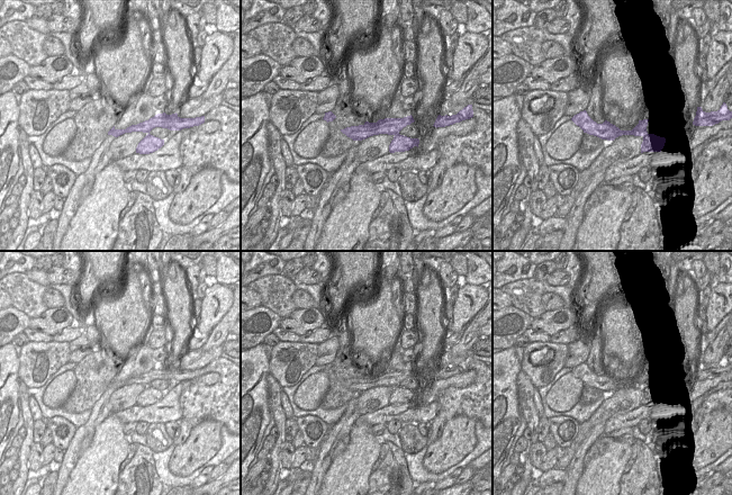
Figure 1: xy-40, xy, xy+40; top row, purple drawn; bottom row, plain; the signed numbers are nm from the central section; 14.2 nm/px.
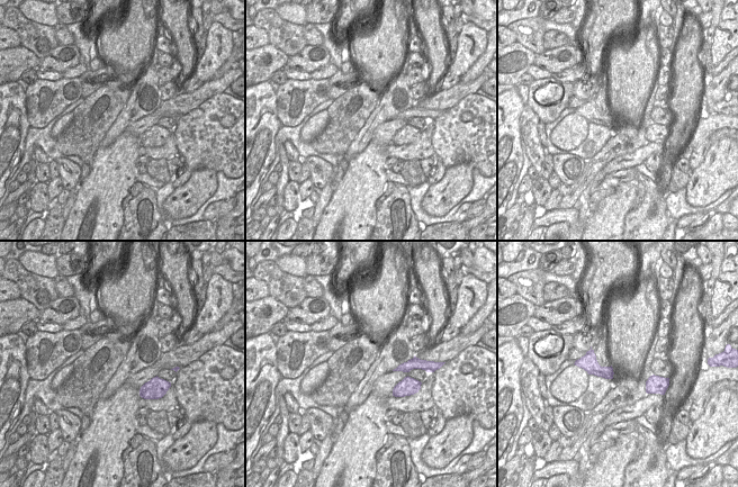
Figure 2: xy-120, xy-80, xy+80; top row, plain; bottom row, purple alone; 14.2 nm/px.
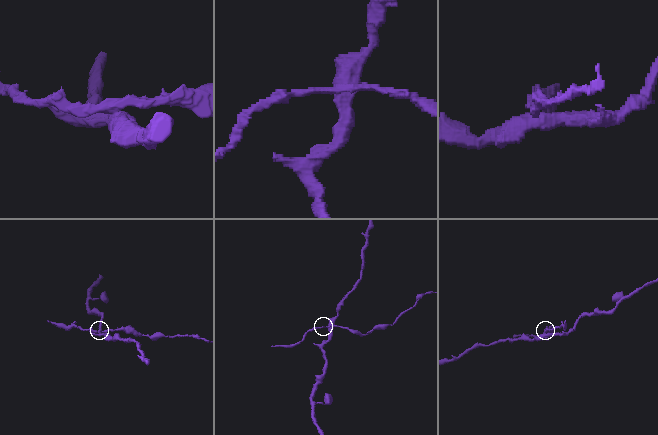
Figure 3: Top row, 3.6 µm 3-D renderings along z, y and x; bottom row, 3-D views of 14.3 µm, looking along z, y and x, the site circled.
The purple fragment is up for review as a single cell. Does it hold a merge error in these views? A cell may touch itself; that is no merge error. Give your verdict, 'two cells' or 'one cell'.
two cells

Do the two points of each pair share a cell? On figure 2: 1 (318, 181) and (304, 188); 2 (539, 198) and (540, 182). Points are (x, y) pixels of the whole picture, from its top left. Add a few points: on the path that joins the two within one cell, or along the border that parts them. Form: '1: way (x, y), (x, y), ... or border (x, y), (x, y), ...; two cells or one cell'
1: border (309, 178), (314, 186); two cells
2: way (540, 195), (540, 186); one cell

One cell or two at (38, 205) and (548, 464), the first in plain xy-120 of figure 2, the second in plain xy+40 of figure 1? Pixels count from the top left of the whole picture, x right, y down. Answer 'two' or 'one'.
two

